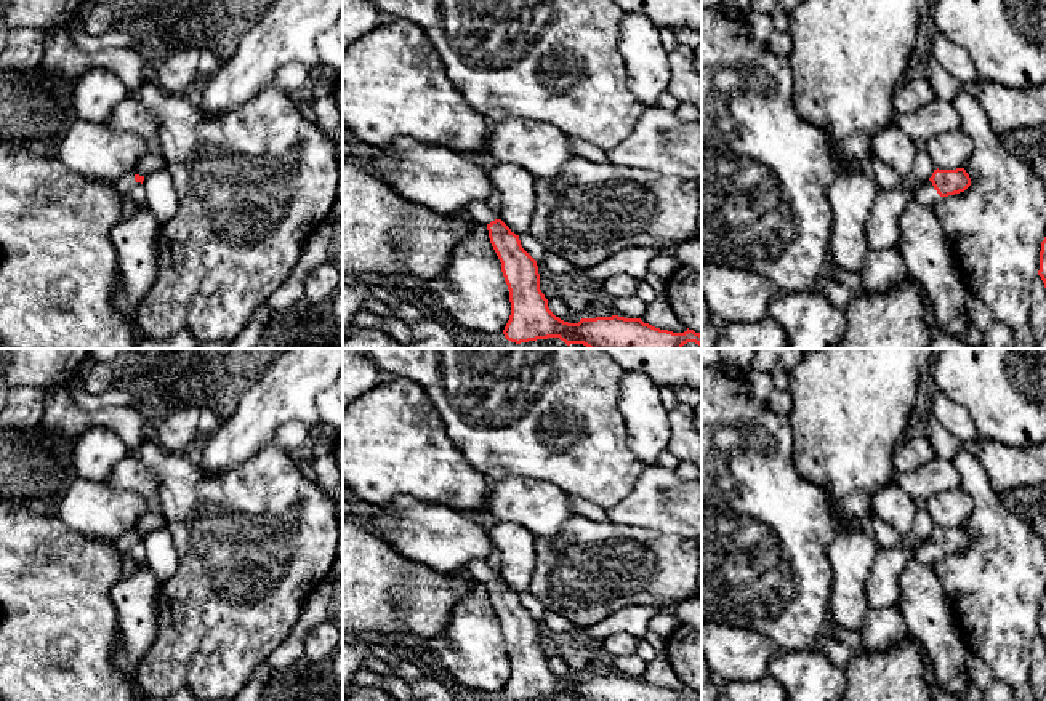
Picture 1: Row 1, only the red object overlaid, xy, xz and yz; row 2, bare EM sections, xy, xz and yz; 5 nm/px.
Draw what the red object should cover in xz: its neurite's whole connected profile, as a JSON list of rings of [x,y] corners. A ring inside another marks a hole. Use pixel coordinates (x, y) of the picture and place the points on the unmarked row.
[[[474,559],[465,568],[476,583],[487,586],[501,621],[511,661],[511,674],[503,688],[508,699],[559,696],[564,701],[702,701],[702,693],[694,688],[673,691],[641,677],[612,674],[581,677],[578,682],[561,679],[548,666],[548,658],[540,648],[537,619],[522,607],[519,594],[489,567],[485,559]]]

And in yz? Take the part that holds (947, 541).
[[[964,527],[934,528],[932,535],[913,552],[911,559],[932,565],[942,555],[964,551],[971,544],[971,536]]]

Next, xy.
[[[130,530],[120,535],[115,541],[112,541],[114,547],[120,554],[120,557],[130,557],[138,565],[146,563],[146,552],[143,546],[144,535]]]

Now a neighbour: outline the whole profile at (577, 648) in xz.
[[[631,605],[593,627],[553,634],[549,639],[540,637],[540,648],[546,658],[551,655],[562,656],[580,674],[586,664],[602,656],[594,647],[601,645],[607,637],[623,632],[644,639],[655,613],[658,613],[655,607]]]

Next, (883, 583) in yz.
[[[919,507],[907,538],[892,549],[879,547],[867,581],[870,608],[887,608],[897,602],[899,578],[911,559],[910,551],[924,543],[934,531],[934,522],[924,507]]]

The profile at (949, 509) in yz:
[[[950,490],[931,496],[923,506],[937,528],[963,527],[969,519],[974,503],[963,490]]]

